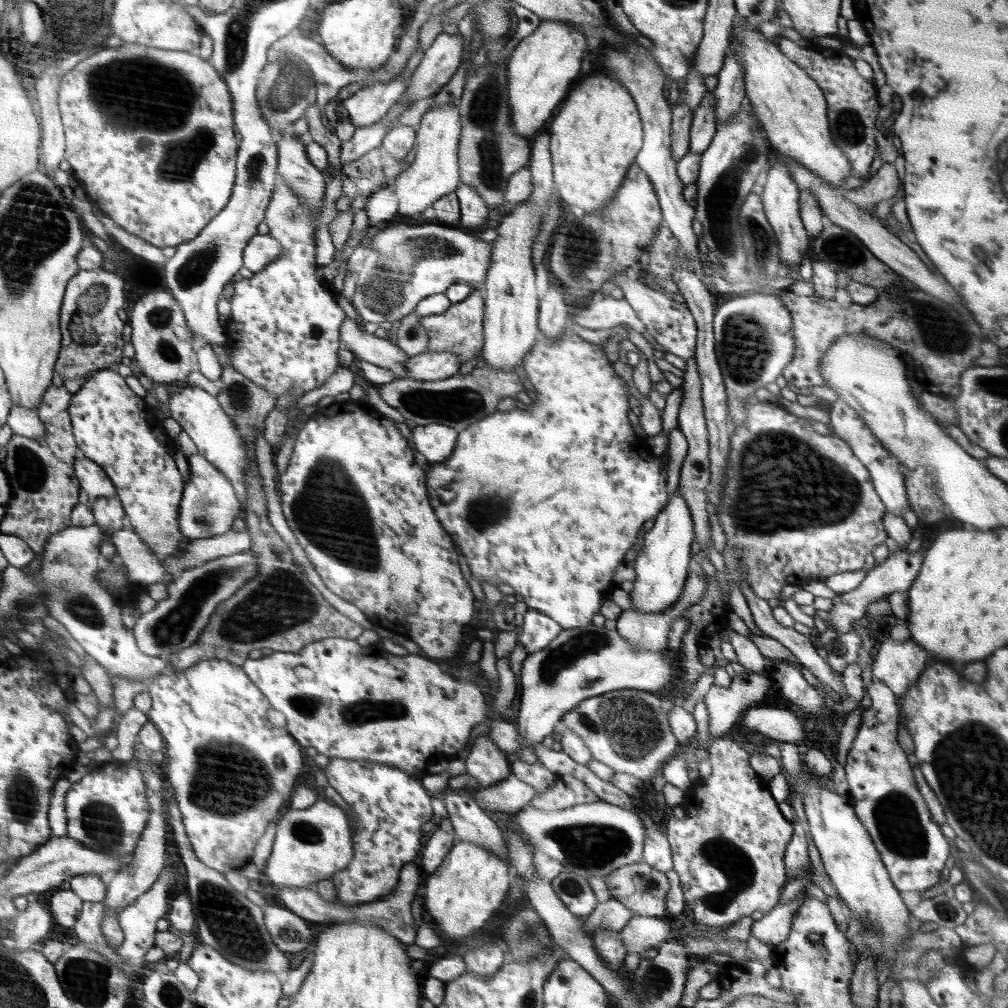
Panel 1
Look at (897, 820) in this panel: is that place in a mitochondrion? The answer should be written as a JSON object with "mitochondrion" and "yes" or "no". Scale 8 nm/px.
{"mitochondrion":"yes"}

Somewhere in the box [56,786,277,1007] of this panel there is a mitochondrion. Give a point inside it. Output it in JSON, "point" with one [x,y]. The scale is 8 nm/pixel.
{"point":[228,924]}

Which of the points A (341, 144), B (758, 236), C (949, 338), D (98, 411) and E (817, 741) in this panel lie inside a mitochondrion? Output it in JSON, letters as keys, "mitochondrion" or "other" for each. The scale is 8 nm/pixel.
{"A":"other","B":"mitochondrion","C":"mitochondrion","D":"other","E":"other"}

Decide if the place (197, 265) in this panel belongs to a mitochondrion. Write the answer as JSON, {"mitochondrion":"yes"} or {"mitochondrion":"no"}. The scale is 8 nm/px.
{"mitochondrion":"yes"}

